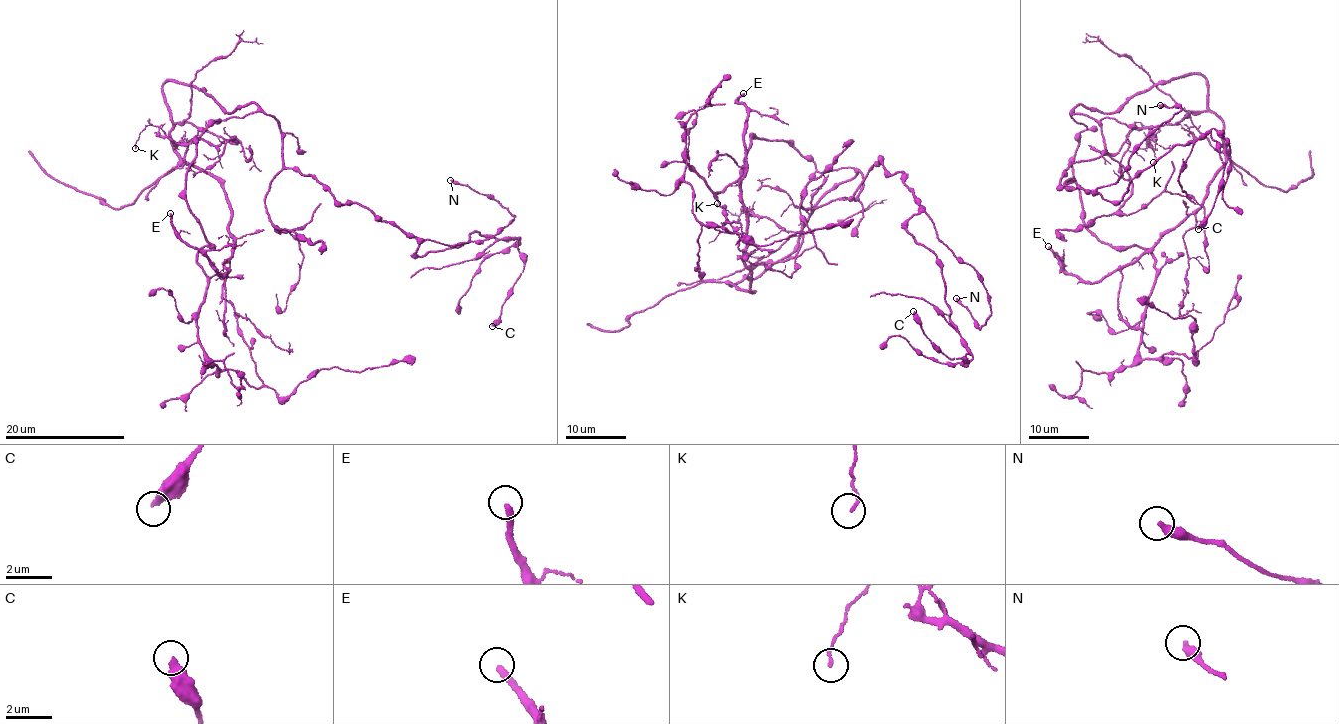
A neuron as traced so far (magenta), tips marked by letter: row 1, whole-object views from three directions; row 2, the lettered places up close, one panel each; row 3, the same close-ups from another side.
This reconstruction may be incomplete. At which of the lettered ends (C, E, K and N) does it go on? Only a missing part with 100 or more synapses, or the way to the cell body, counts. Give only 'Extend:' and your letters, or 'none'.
Extend: none

